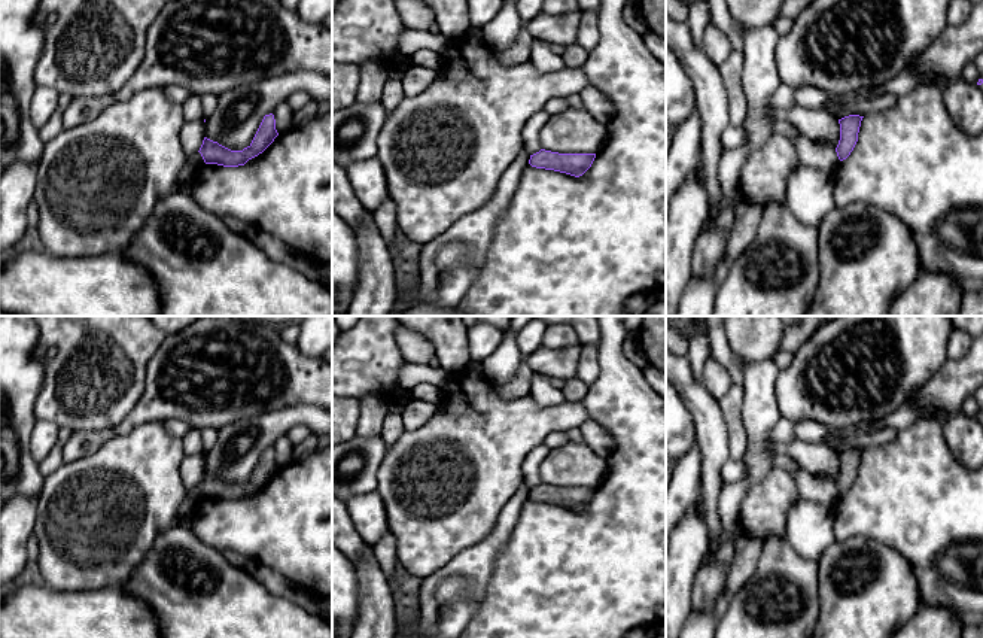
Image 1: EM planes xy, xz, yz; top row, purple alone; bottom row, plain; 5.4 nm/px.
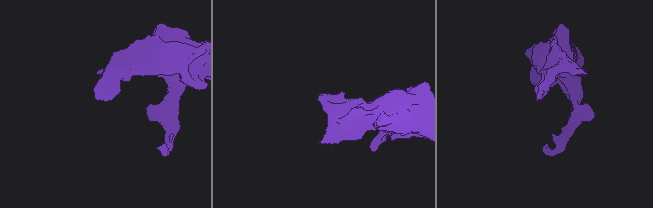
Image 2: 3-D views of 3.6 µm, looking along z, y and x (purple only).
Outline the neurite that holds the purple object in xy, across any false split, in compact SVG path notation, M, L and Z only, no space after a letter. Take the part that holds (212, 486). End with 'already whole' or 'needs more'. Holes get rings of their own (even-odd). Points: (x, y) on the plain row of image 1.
M265 449L252 477L243 484L231 484L217 476L204 471L200 487L206 498L217 498L223 501L244 499L249 493L262 487L279 470L276 464L274 449Z; already whole

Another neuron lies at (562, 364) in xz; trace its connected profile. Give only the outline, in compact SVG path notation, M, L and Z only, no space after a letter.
M581 344L570 349L545 349L541 346L524 361L533 373L566 382L575 377L579 358Z

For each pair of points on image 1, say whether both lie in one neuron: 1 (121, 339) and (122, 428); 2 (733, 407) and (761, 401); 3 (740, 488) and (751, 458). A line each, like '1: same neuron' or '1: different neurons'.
1: different neurons
2: different neurons
3: same neuron

